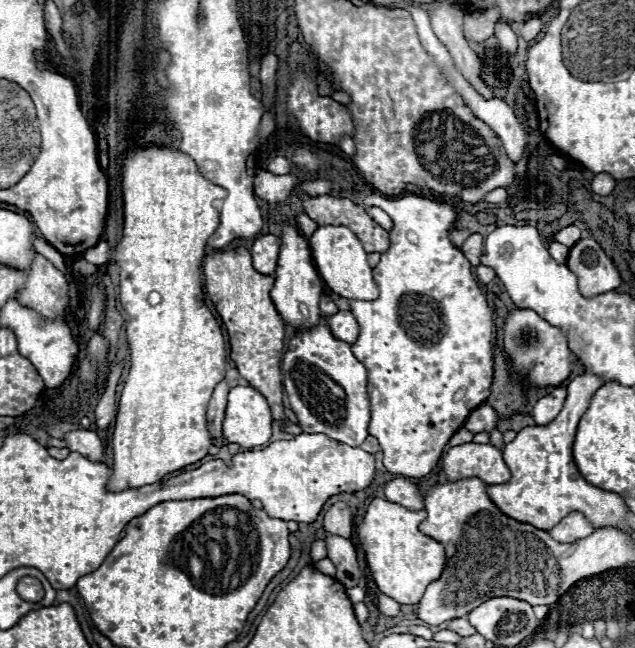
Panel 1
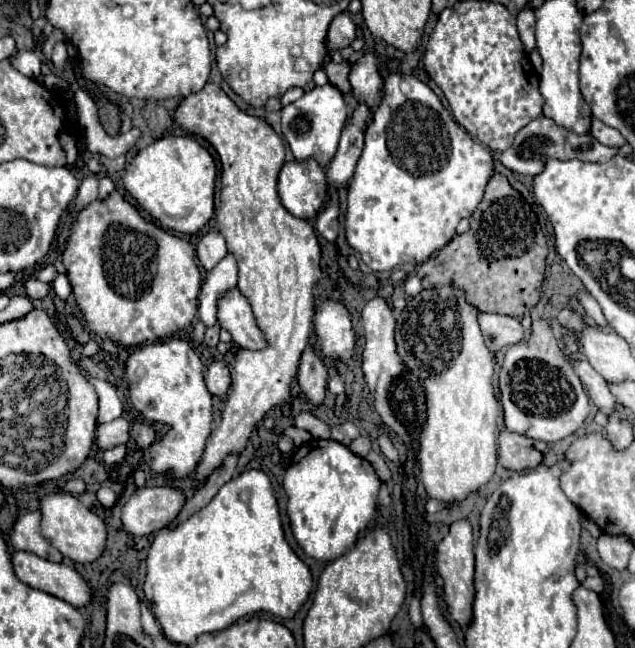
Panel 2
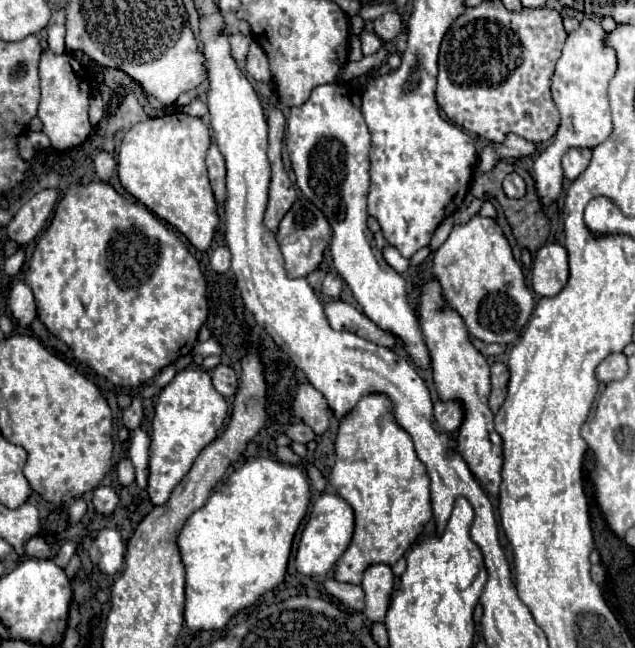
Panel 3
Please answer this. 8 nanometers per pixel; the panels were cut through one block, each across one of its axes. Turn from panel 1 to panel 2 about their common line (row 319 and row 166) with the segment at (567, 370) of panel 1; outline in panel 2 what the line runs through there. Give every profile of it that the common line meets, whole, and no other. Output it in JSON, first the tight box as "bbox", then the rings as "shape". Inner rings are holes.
{"bbox":[500,116,618,176],"shape":[[[540,116],[516,134],[514,144],[502,152],[500,160],[506,168],[510,168],[514,172],[536,176],[538,172],[542,172],[542,162],[546,158],[558,158],[558,160],[578,158],[578,160],[586,160],[586,162],[608,162],[616,154],[618,154],[618,148],[608,148],[608,146],[600,144],[594,136],[588,136],[588,134],[584,134],[584,136],[572,134],[566,128],[554,124],[550,118]]]}

